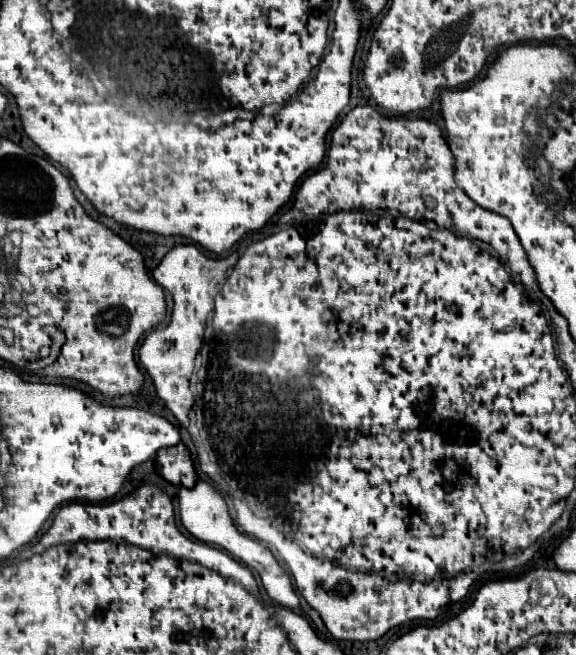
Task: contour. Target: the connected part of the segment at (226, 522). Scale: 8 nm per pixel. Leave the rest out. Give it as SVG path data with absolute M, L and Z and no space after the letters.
M198 481L192 489L180 487L180 491L178 491L178 501L180 501L180 519L182 519L182 525L190 531L192 537L196 537L198 541L208 543L208 545L222 547L222 549L226 549L234 559L242 561L246 567L256 569L258 575L260 575L260 579L262 579L262 585L264 585L266 593L268 593L276 603L280 603L282 607L288 607L288 609L298 609L298 607L300 607L298 595L296 595L296 591L294 591L294 587L292 587L292 581L290 581L288 573L278 565L278 561L274 559L274 555L270 553L268 547L264 547L262 543L254 541L254 539L250 539L248 535L240 533L240 531L234 527L224 497L222 497L210 483Z

